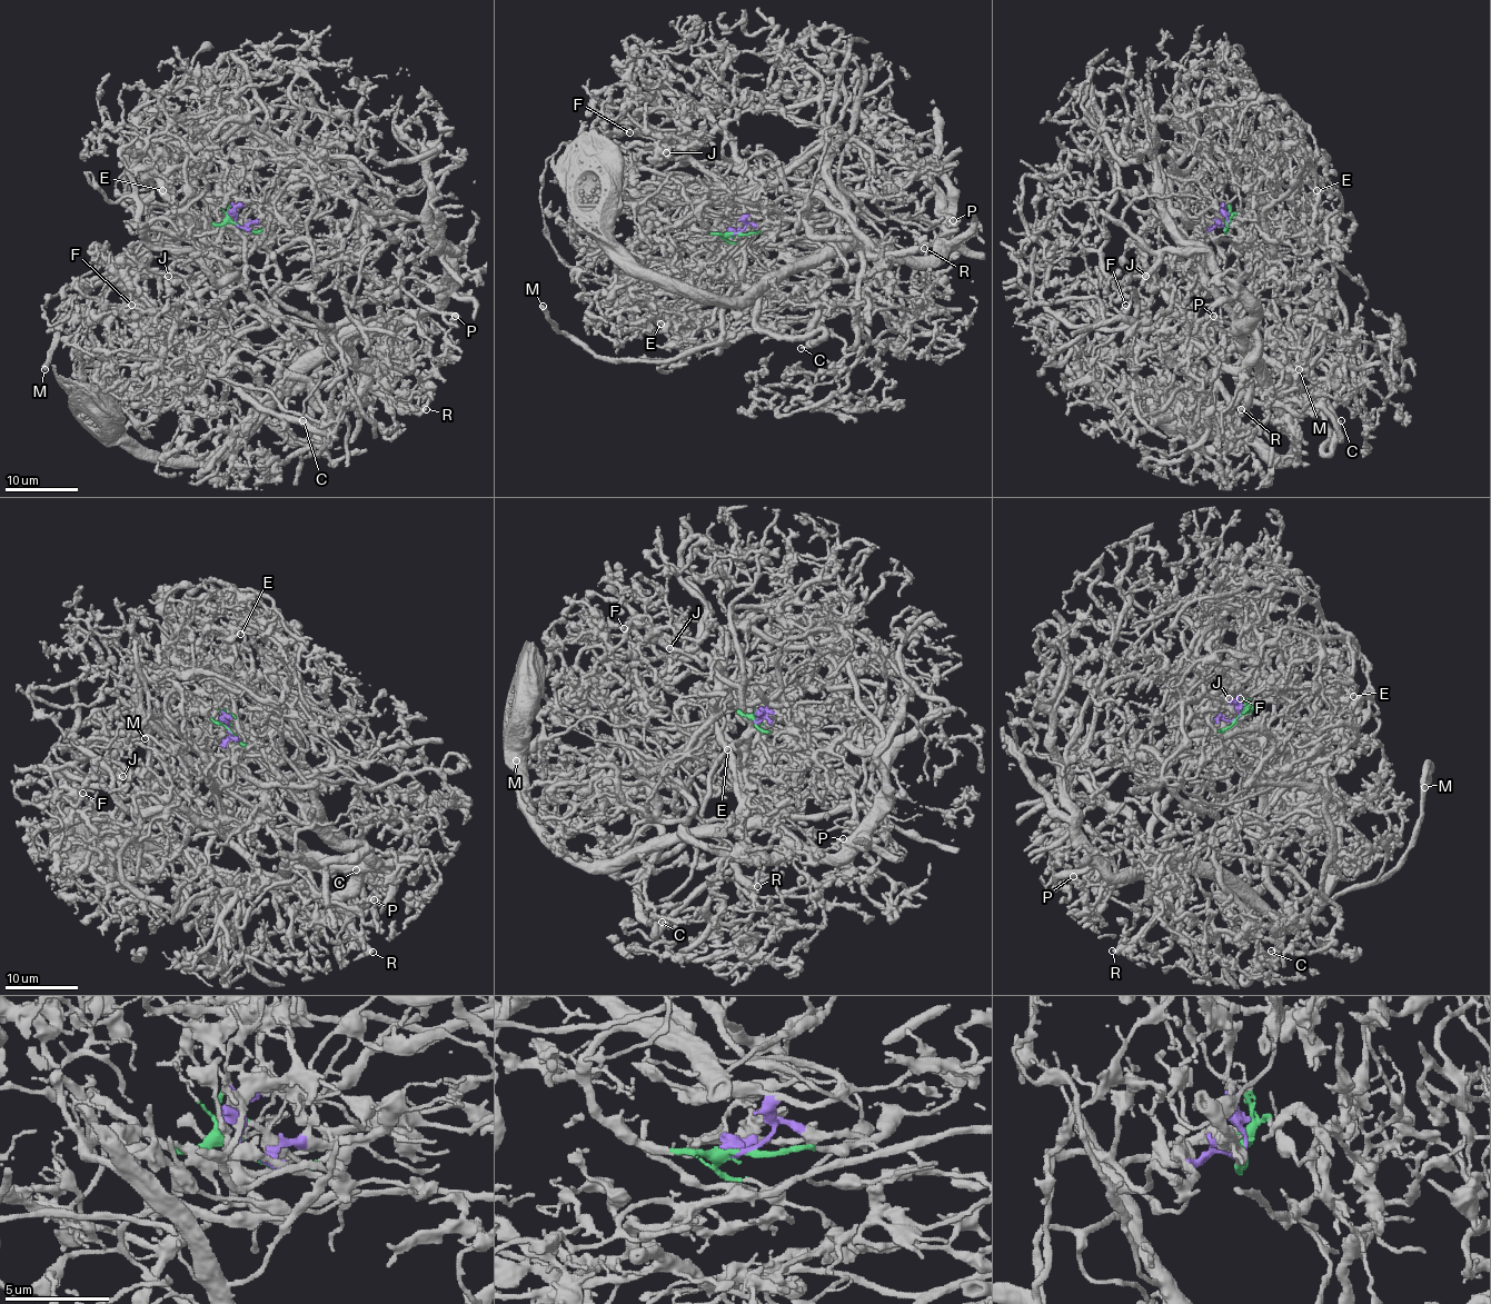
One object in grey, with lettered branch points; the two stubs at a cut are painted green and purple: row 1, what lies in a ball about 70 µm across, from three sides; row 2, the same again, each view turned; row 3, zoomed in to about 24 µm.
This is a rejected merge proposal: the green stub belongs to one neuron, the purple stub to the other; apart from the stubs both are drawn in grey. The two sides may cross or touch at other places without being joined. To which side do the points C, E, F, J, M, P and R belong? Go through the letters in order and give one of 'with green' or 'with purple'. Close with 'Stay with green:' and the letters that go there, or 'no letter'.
C: with green
E: with green
F: with purple
J: with purple
M: with green
P: with purple
R: with purple
Stay with green: C, E, M

